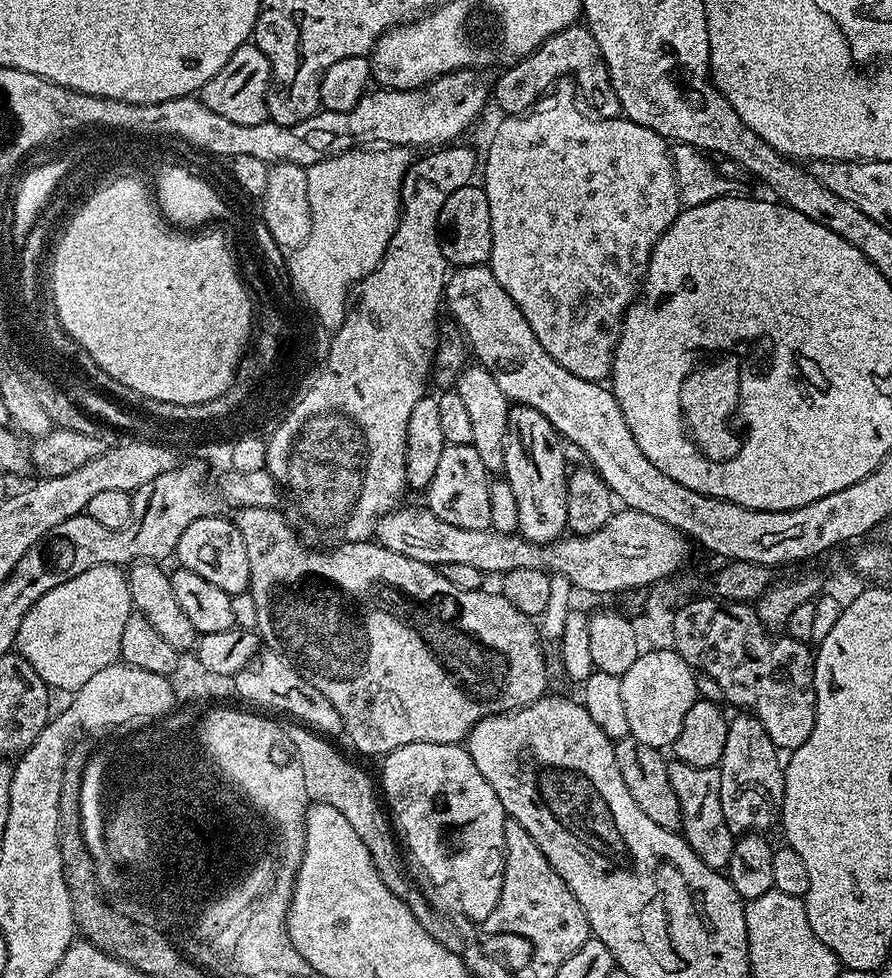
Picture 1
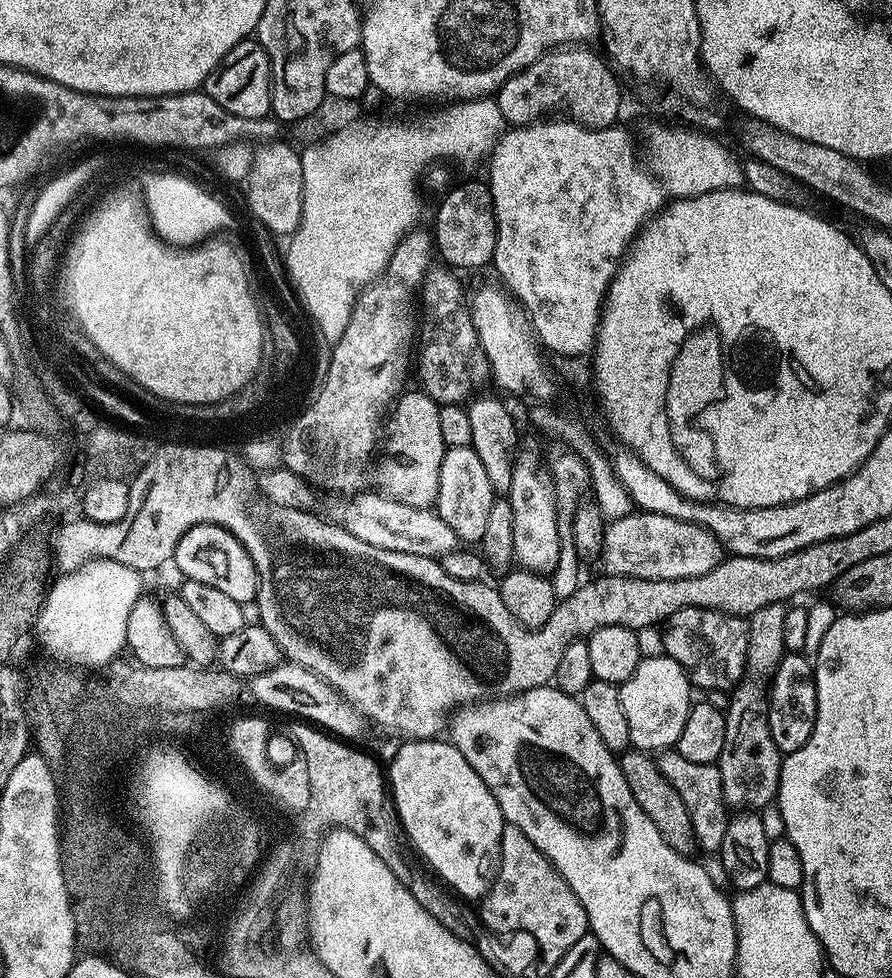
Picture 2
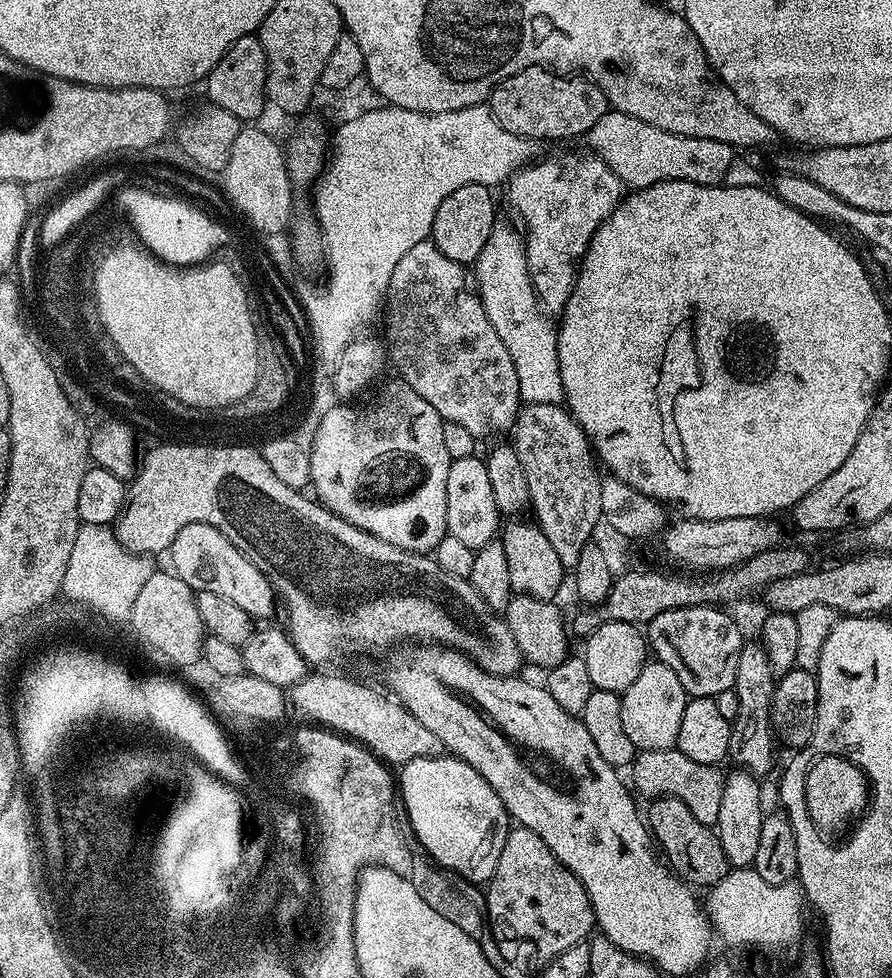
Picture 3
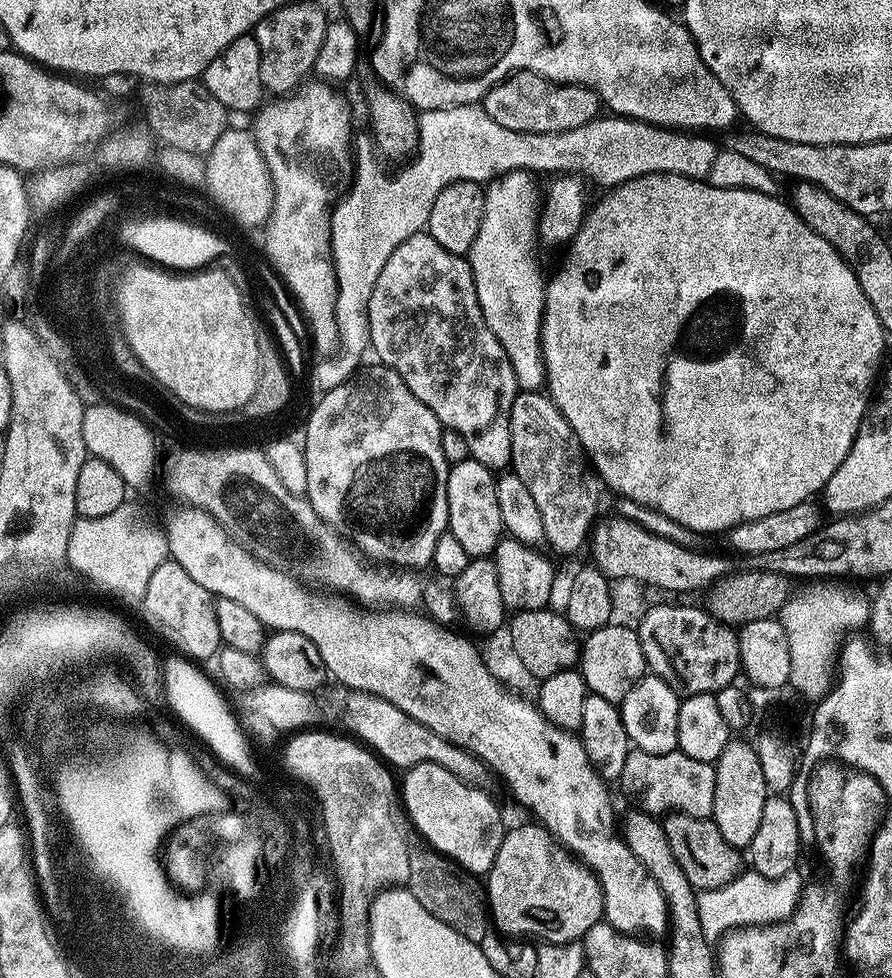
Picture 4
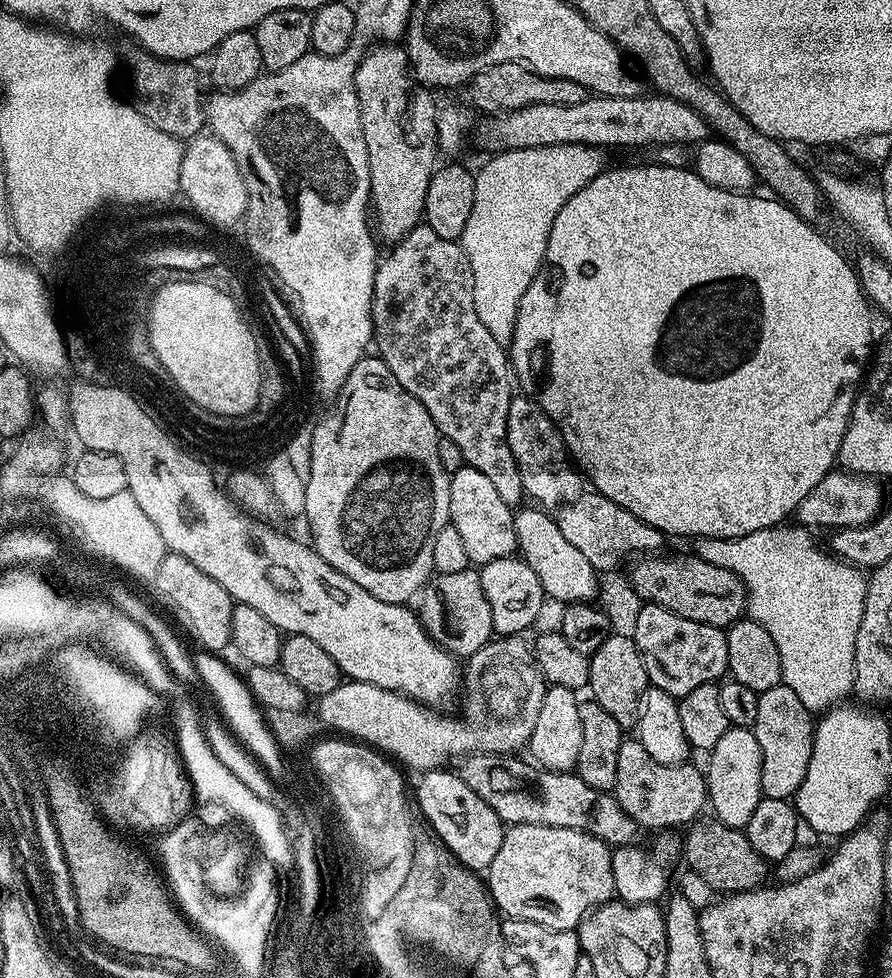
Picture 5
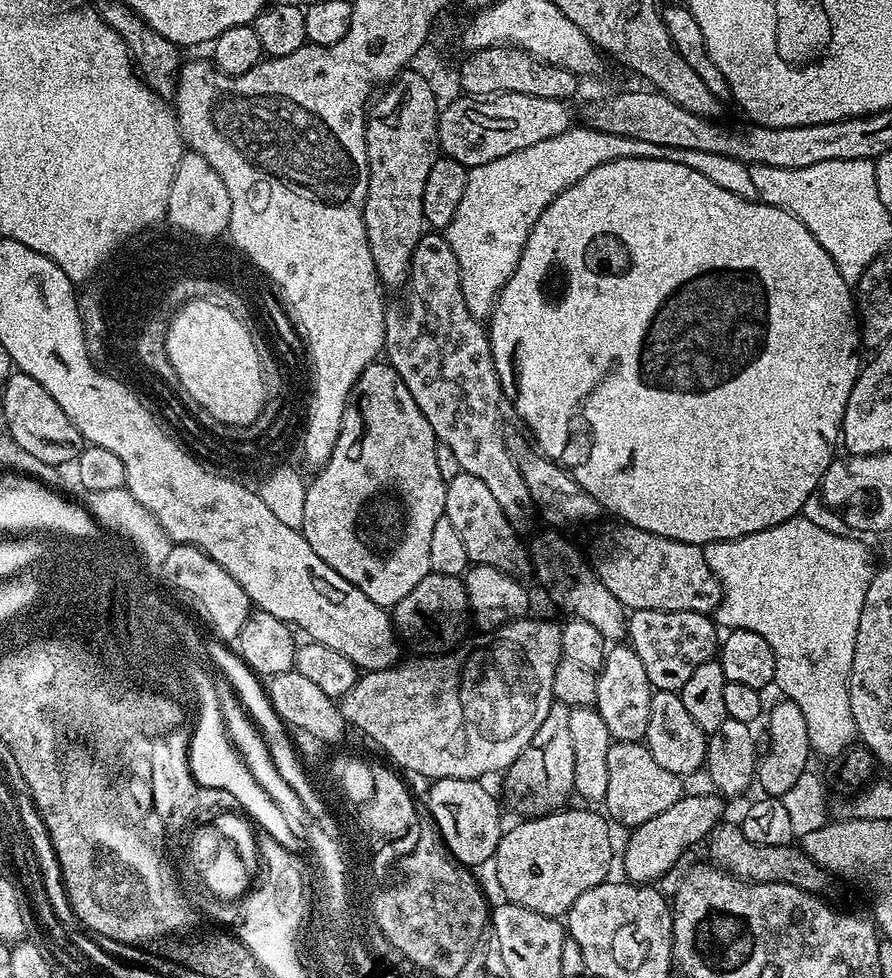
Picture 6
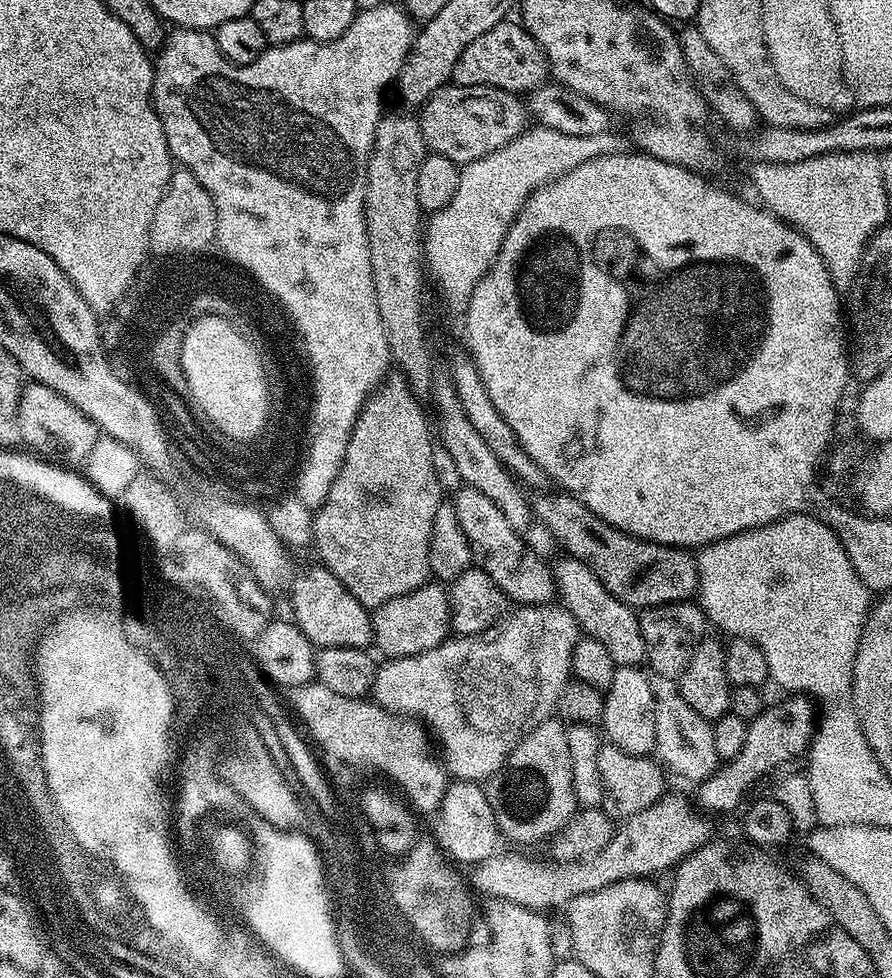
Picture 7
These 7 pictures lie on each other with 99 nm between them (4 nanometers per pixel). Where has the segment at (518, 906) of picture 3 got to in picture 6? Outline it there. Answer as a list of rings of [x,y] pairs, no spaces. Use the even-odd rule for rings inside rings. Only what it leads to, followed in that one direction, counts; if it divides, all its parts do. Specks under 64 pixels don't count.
[[[572,807],[521,819],[516,822],[520,824],[501,835],[494,857],[496,880],[511,903],[560,918],[578,902],[581,894],[586,894],[586,890],[594,890],[594,886],[609,879],[608,871],[612,868],[609,821],[591,807]]]

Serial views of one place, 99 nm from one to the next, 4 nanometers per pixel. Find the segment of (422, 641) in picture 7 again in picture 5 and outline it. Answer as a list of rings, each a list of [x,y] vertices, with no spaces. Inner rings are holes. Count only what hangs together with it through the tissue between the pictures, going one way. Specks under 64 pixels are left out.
[[[475,567],[458,570],[458,574],[433,575],[419,593],[419,600],[418,615],[420,623],[428,631],[428,637],[453,656],[473,656],[479,648],[493,639],[490,604],[486,602],[486,594],[482,594],[480,574]]]

